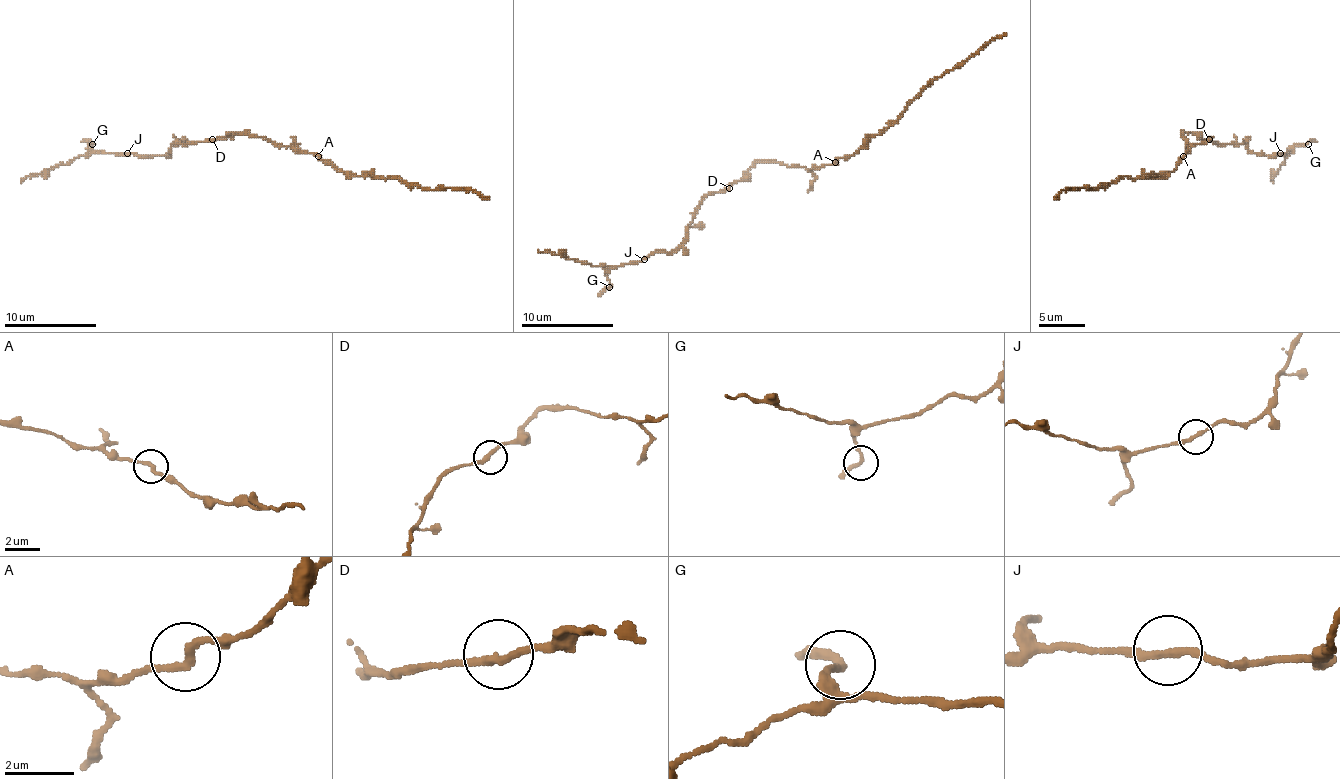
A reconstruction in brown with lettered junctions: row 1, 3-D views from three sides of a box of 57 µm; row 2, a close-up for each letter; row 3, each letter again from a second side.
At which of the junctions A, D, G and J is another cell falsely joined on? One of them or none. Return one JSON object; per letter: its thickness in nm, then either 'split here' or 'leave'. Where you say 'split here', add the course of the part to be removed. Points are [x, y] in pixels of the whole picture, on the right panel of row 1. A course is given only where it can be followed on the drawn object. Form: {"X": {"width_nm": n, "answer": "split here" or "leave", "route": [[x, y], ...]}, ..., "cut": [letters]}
{"A": {"width_nm": 220, "answer": "leave"}, "D": {"width_nm": 220, "answer": "leave"}, "G": {"width_nm": 220, "answer": "leave"}, "J": {"width_nm": 200, "answer": "leave"}, "cut": []}

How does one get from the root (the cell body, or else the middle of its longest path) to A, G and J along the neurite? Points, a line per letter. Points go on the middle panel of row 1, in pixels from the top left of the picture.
A: (773, 162), (808, 169), (835, 162)
G: (773, 162), (757, 162), (739, 181), (711, 192), (674, 250), (614, 266), (607, 273), (609, 287)
J: (773, 162), (757, 162), (739, 181), (711, 192), (688, 224), (686, 238), (674, 250), (651, 252), (644, 259)

